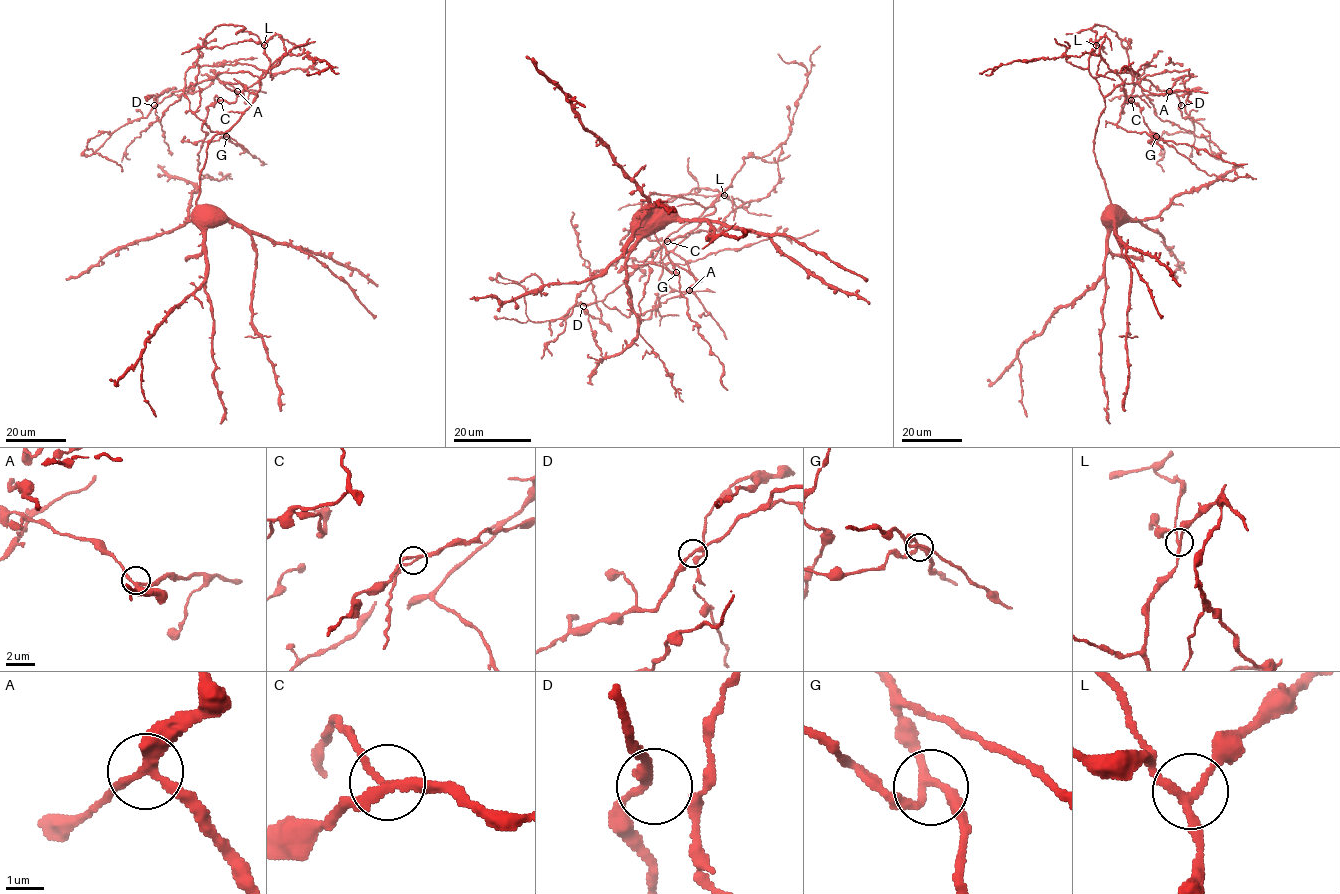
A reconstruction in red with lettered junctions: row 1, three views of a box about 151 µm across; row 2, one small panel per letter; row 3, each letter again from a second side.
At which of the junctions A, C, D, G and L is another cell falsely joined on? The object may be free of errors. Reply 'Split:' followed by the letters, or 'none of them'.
Split: C

